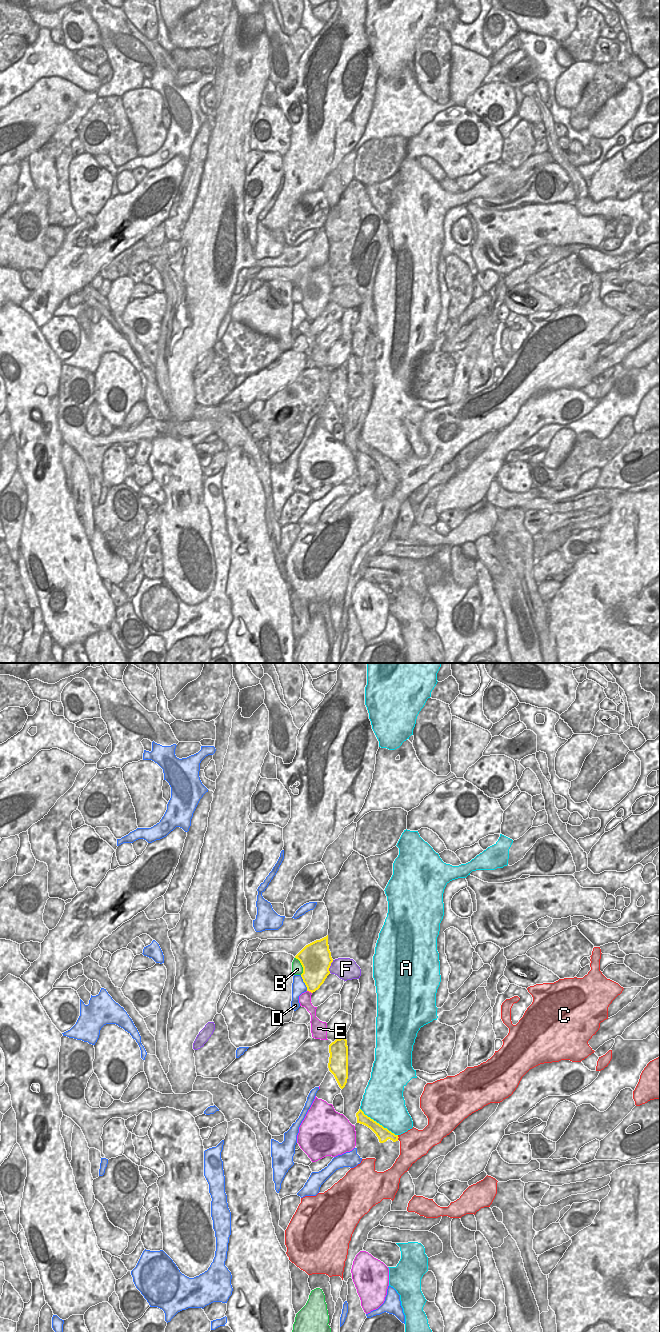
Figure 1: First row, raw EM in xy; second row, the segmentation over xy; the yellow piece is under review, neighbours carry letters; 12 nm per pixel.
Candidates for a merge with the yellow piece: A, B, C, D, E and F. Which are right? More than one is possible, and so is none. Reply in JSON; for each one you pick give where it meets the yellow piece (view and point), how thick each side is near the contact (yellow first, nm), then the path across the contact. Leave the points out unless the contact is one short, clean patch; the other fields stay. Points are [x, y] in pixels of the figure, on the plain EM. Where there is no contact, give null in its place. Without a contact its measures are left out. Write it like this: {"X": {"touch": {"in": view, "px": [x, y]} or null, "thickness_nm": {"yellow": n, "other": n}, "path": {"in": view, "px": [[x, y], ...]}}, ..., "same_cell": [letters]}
{"same_cell": []}

